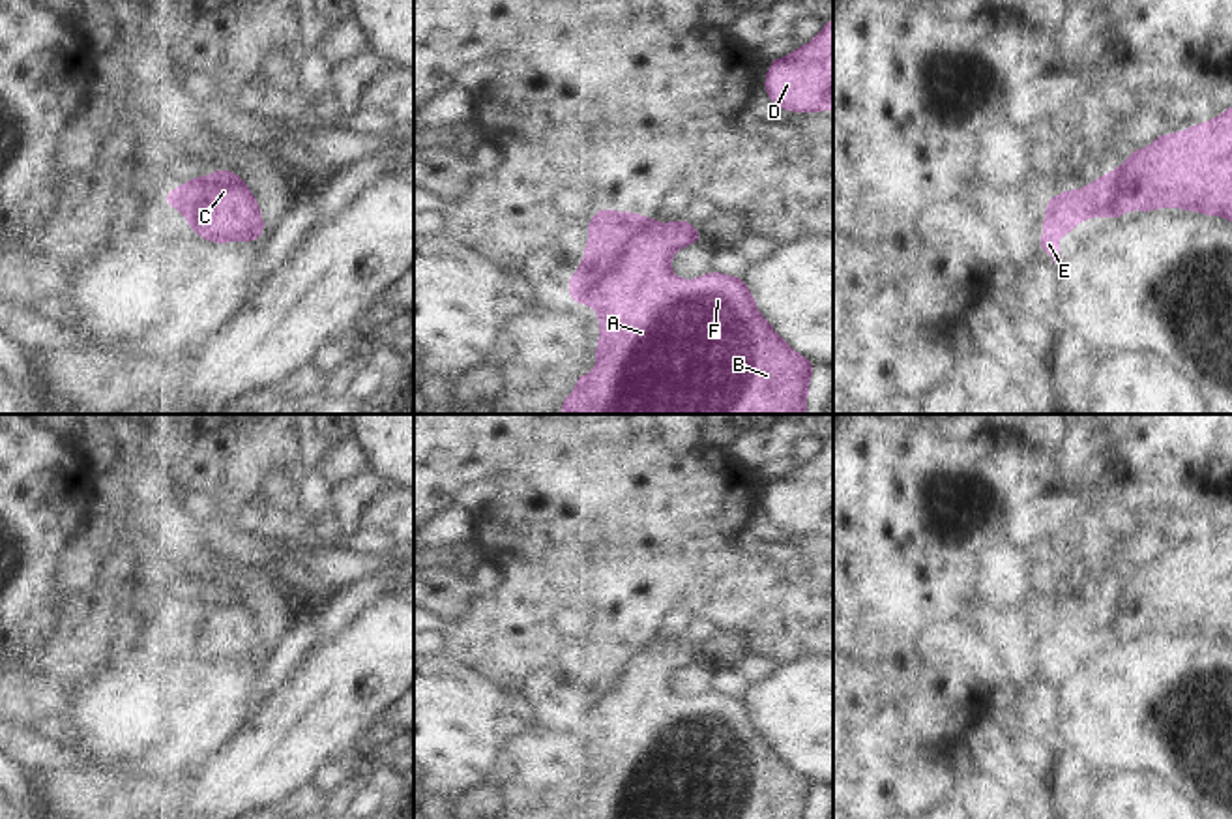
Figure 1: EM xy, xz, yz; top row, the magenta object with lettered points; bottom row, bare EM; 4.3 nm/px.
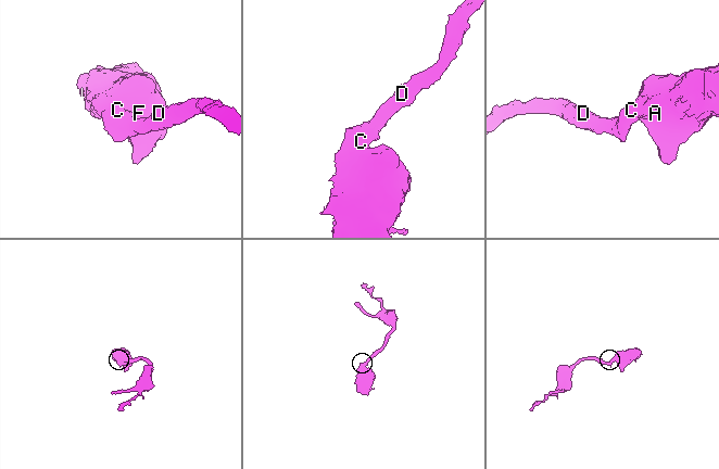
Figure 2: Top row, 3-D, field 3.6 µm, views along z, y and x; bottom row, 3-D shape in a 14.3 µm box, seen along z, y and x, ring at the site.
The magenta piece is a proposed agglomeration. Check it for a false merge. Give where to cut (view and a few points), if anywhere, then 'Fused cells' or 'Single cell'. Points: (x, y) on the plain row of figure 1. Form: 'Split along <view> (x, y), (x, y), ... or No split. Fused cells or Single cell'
No split. Single cell.

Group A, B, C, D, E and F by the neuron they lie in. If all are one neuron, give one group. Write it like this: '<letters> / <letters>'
A B C D E F

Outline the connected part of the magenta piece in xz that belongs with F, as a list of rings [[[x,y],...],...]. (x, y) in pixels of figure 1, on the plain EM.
[[[599,628],[588,641],[588,663],[580,686],[567,699],[567,714],[592,725],[599,738],[595,789],[579,793],[565,819],[807,819],[814,783],[798,774],[756,729],[743,697],[708,692],[682,699],[670,692],[676,671],[702,660],[685,637],[661,643],[635,632]]]

